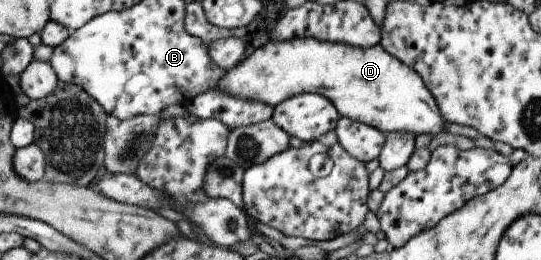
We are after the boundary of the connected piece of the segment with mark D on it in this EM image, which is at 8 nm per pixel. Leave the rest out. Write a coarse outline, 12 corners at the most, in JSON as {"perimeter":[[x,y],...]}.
{"perimeter":[[267,41],[214,89],[272,107],[317,93],[383,134],[446,123],[384,51]]}

